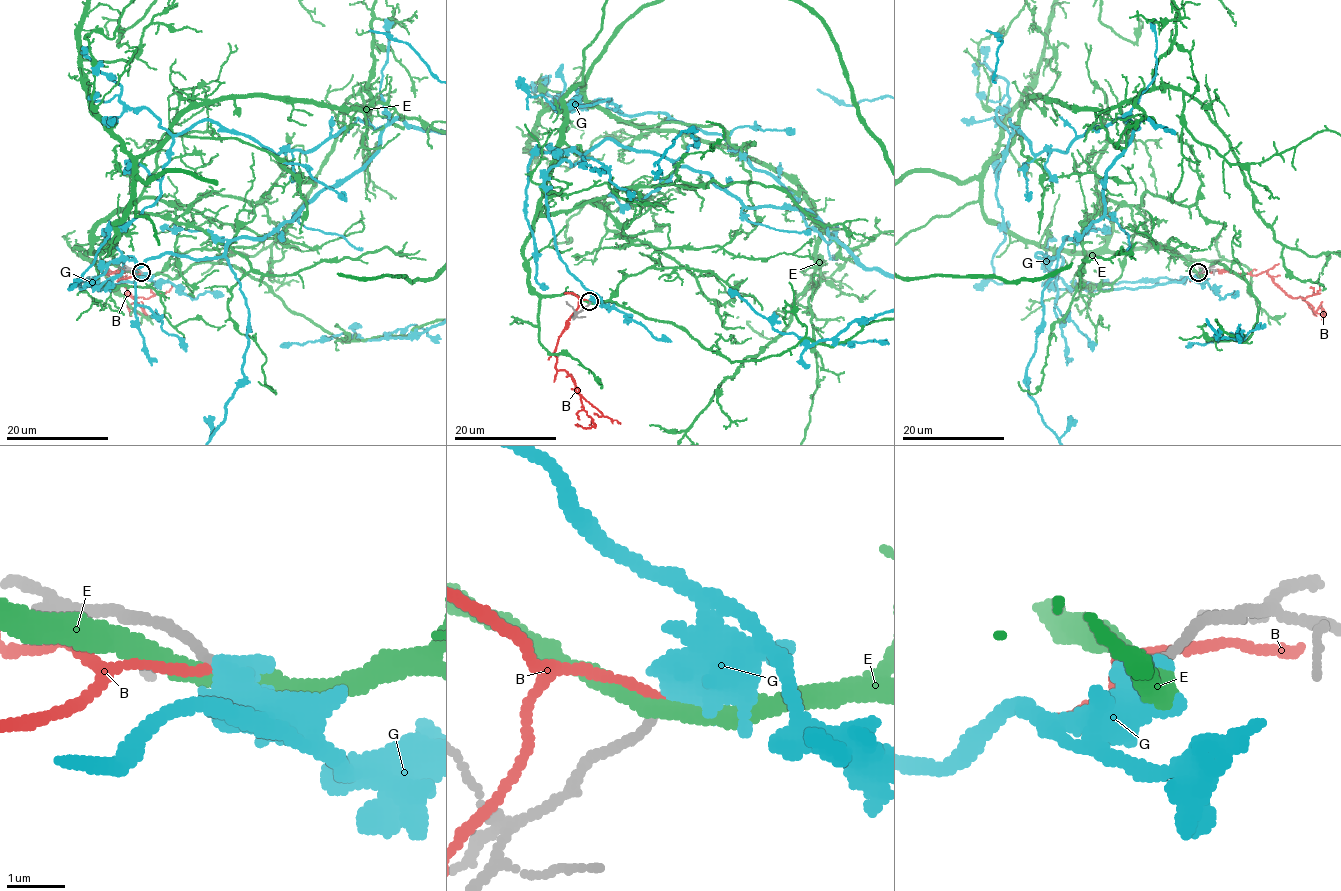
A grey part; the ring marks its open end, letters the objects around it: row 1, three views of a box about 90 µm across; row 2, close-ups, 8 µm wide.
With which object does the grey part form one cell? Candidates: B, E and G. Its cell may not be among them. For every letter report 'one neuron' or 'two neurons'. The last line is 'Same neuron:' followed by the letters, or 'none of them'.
B: two neurons
E: two neurons
G: two neurons
Same neuron: none of them

